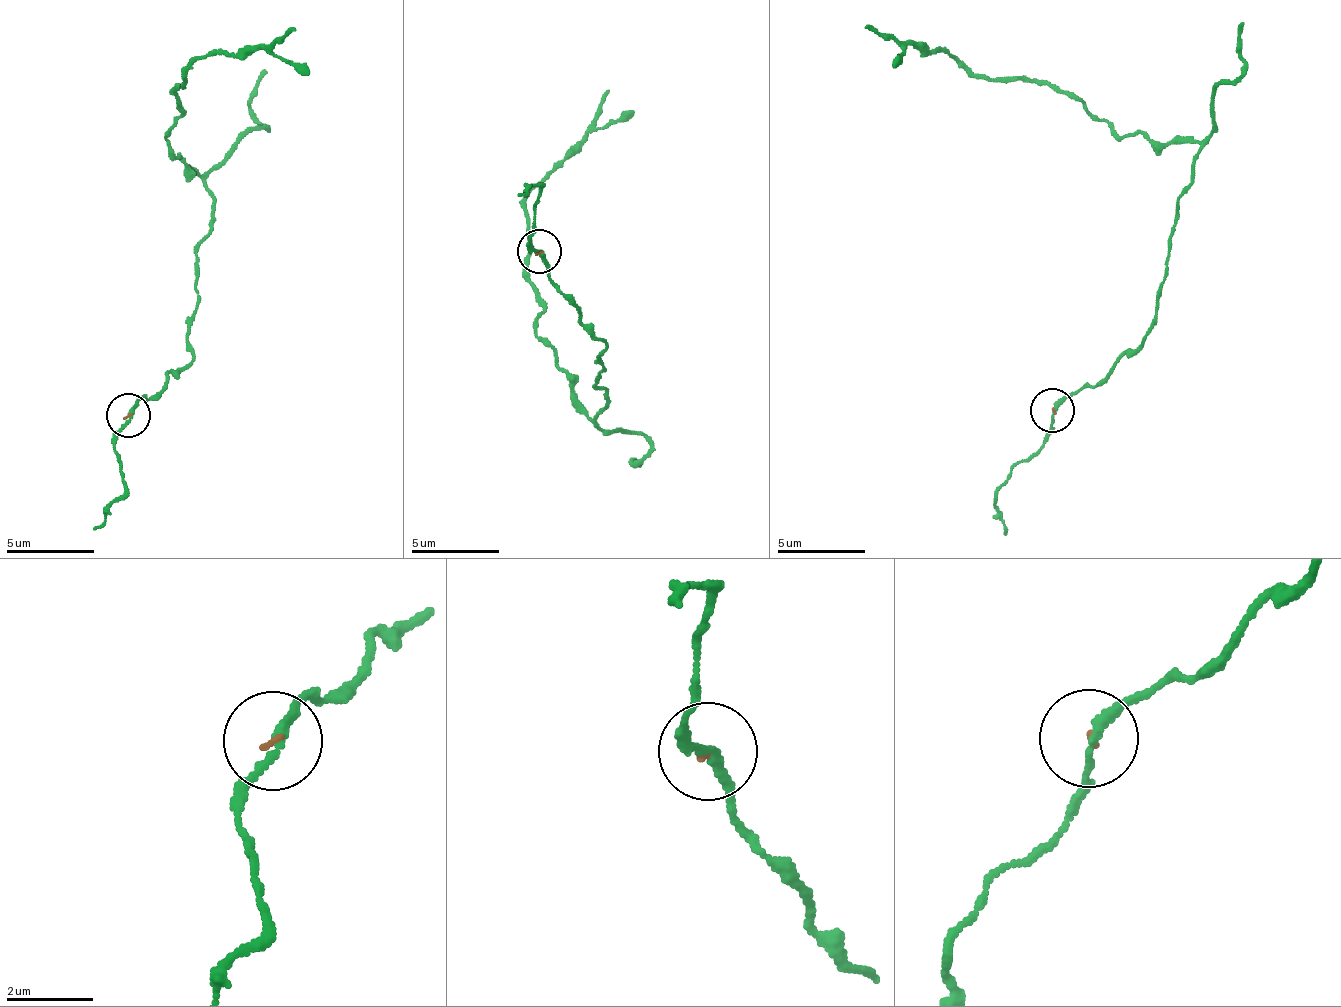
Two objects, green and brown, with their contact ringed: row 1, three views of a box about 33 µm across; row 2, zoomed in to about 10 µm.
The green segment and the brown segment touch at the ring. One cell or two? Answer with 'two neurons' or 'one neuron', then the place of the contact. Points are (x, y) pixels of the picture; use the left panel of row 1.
two neurons; place (128, 415)

